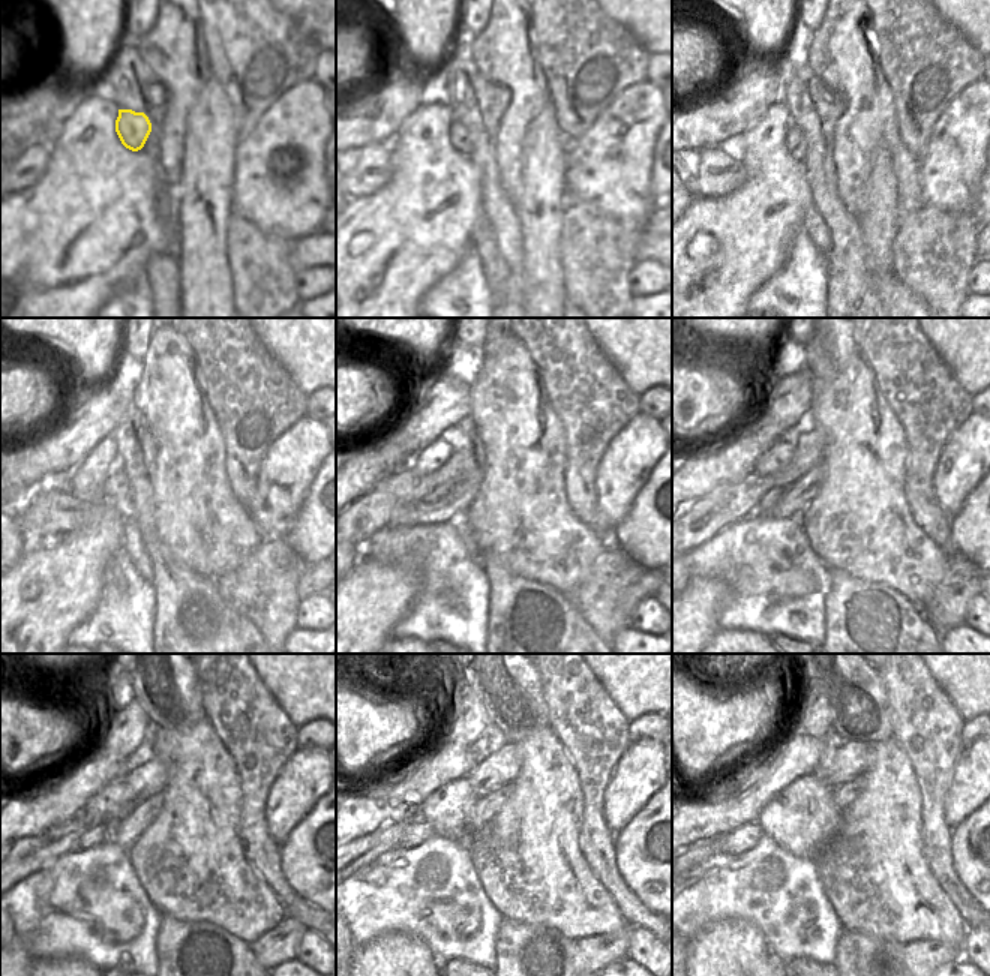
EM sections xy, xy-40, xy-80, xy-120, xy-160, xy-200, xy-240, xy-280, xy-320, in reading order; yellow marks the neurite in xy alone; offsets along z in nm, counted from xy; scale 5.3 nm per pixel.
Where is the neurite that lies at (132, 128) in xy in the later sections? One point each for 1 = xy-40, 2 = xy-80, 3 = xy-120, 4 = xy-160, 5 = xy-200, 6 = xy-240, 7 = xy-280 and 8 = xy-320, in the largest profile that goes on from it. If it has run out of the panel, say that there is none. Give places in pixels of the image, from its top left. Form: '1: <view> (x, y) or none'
1: xy-40 (459, 135)
2: xy-80 (794, 140)
3: xy-120 (117, 486)
4: xy-160 (438, 492)
5: xy-200 (774, 493)
6: xy-240 (99, 832)
7: xy-280 (417, 831)
8: xy-320 (744, 837)

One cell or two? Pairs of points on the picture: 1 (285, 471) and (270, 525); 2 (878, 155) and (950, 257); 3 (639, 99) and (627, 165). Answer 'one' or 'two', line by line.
1: one
2: two
3: one

